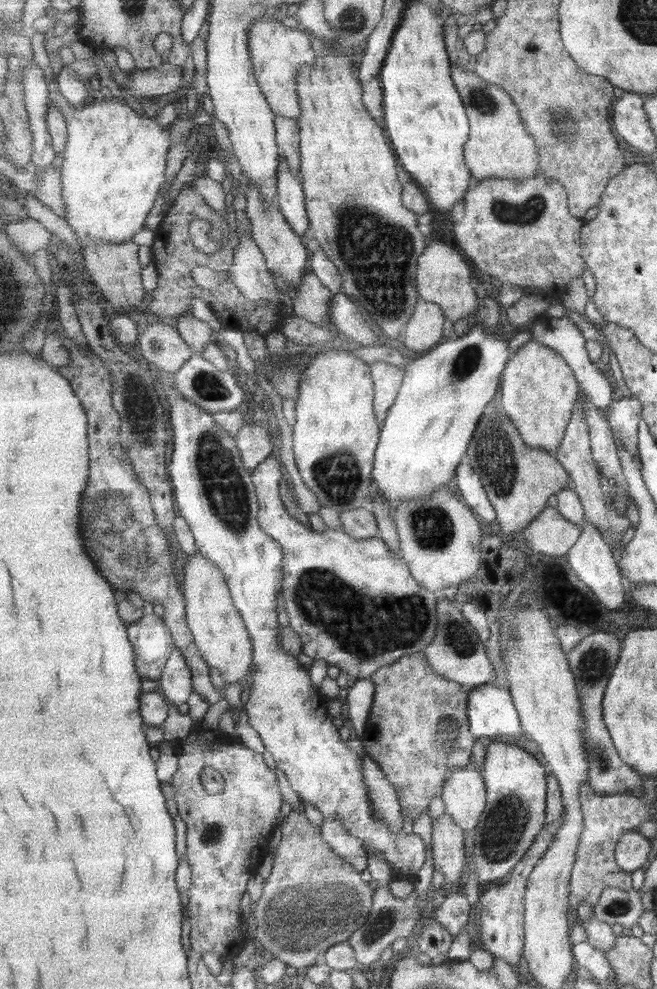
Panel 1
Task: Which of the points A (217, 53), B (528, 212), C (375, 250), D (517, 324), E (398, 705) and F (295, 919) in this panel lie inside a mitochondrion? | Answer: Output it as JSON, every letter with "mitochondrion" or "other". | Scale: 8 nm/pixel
{"A":"other","B":"mitochondrion","C":"mitochondrion","D":"other","E":"other","F":"mitochondrion"}

